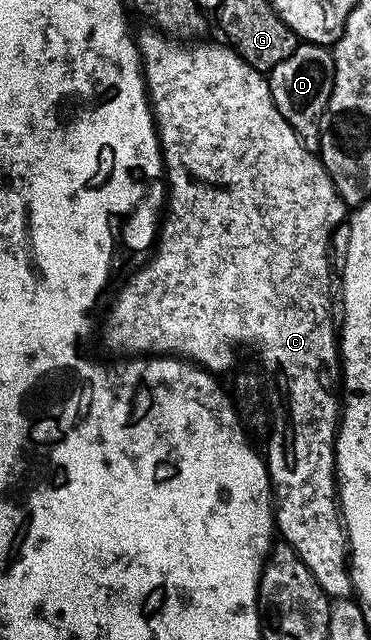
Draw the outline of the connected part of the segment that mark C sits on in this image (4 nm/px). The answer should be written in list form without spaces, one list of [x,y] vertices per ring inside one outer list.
[[[149,28],[141,35],[137,35],[136,41],[138,43],[138,52],[142,56],[142,68],[146,75],[146,89],[150,95],[150,104],[154,111],[154,125],[158,128],[158,137],[162,147],[162,160],[164,163],[164,178],[168,183],[168,197],[164,202],[164,217],[160,222],[160,233],[156,238],[156,249],[149,255],[148,261],[141,268],[129,275],[126,287],[118,294],[118,299],[114,302],[114,307],[110,310],[110,315],[106,318],[106,342],[114,350],[123,350],[123,355],[126,356],[166,356],[174,355],[180,358],[185,358],[199,366],[203,370],[211,372],[219,372],[218,370],[226,370],[234,362],[234,346],[238,346],[242,342],[242,338],[251,338],[254,341],[254,346],[258,349],[258,354],[262,357],[263,371],[270,370],[269,377],[272,379],[272,386],[278,389],[278,394],[282,397],[282,407],[279,408],[278,414],[276,410],[276,429],[273,431],[272,437],[269,439],[270,454],[268,453],[268,469],[270,472],[270,485],[274,492],[274,501],[276,503],[276,530],[279,535],[283,534],[285,545],[291,546],[293,550],[300,556],[300,560],[312,572],[312,576],[320,584],[320,588],[331,599],[347,597],[347,582],[348,582],[348,558],[344,550],[344,523],[340,517],[340,503],[338,501],[339,483],[336,481],[336,471],[334,469],[334,440],[338,437],[338,428],[340,425],[340,398],[333,394],[333,390],[340,386],[340,334],[336,329],[336,314],[330,311],[330,230],[334,230],[338,225],[345,223],[348,218],[348,207],[342,201],[342,197],[336,192],[334,187],[334,179],[331,178],[327,172],[326,167],[322,165],[322,159],[317,153],[314,154],[309,150],[309,145],[304,144],[303,139],[298,137],[292,127],[284,120],[284,116],[280,116],[280,112],[276,108],[276,104],[272,100],[272,92],[270,91],[270,84],[267,75],[263,71],[252,68],[247,62],[238,55],[238,51],[229,44],[218,42],[198,42],[195,46],[185,46],[185,41],[175,40],[173,37],[167,36],[165,33],[159,32],[157,29]]]

